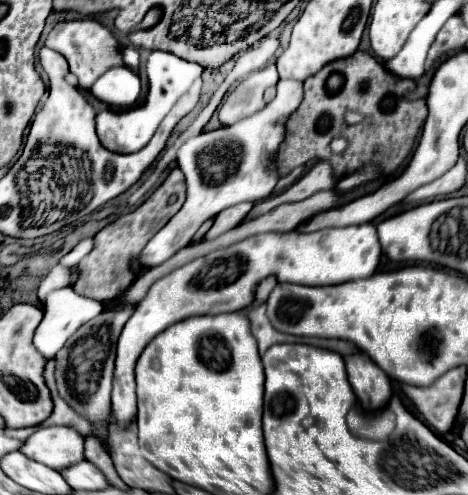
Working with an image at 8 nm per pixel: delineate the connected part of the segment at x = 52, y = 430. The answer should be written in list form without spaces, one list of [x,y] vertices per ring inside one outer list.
[[[70,426],[40,428],[20,450],[50,468],[64,470],[84,460],[84,436]]]

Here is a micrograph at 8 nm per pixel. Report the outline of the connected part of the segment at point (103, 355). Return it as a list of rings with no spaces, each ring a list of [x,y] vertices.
[[[120,308],[120,310],[104,310],[94,320],[84,324],[68,342],[66,346],[56,354],[56,384],[60,396],[82,416],[92,420],[94,424],[102,426],[106,424],[108,410],[110,410],[110,392],[112,392],[112,374],[114,374],[114,358],[116,358],[116,342],[118,336],[126,324],[126,320],[132,316],[132,308]]]

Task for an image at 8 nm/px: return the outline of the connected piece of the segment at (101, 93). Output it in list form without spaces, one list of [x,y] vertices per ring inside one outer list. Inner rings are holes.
[[[126,66],[112,68],[94,82],[90,92],[109,106],[129,107],[140,96],[140,78]]]

